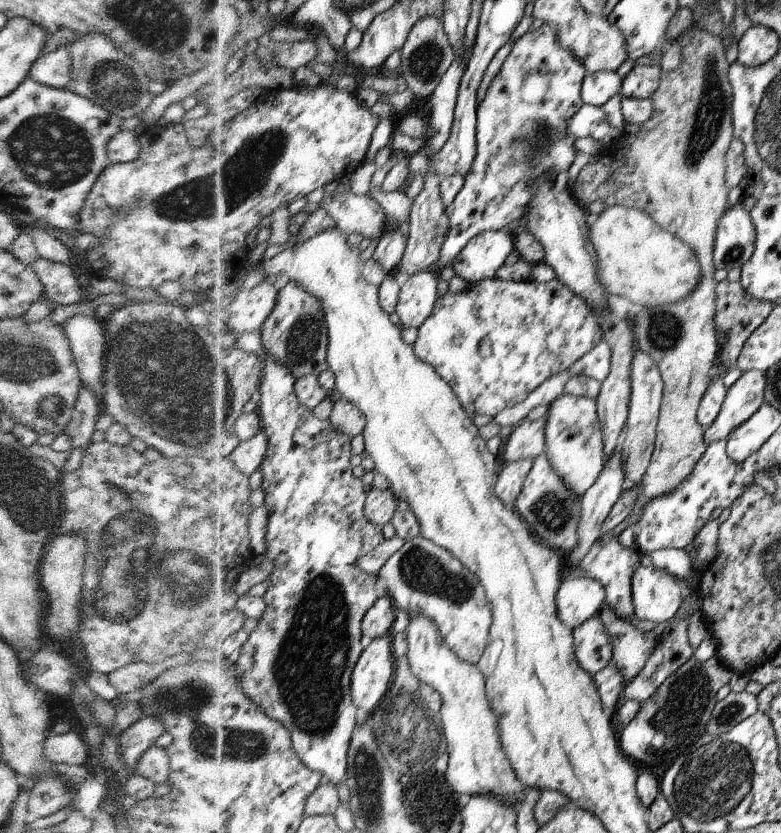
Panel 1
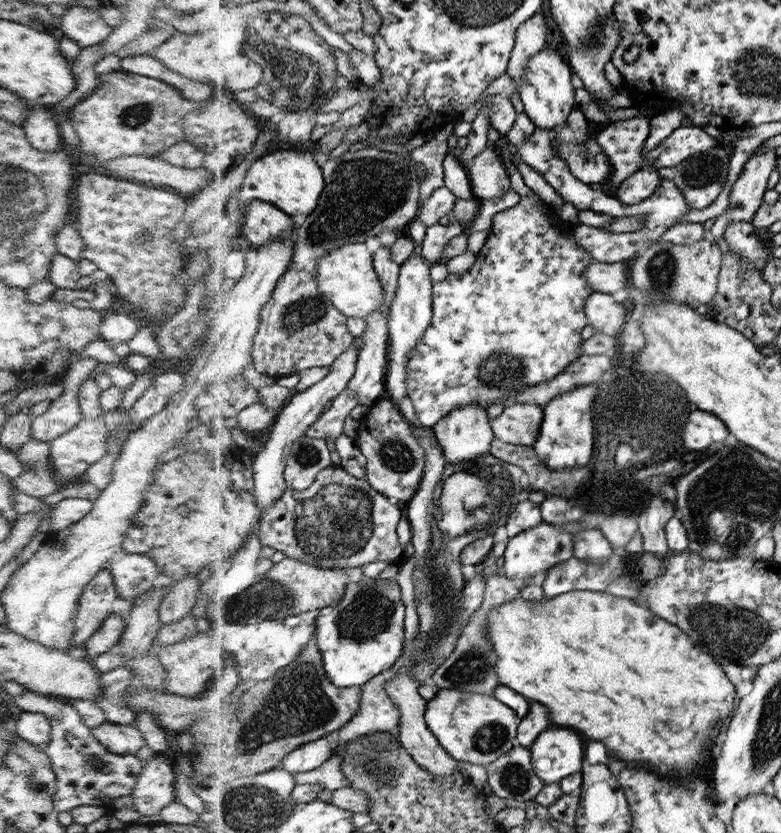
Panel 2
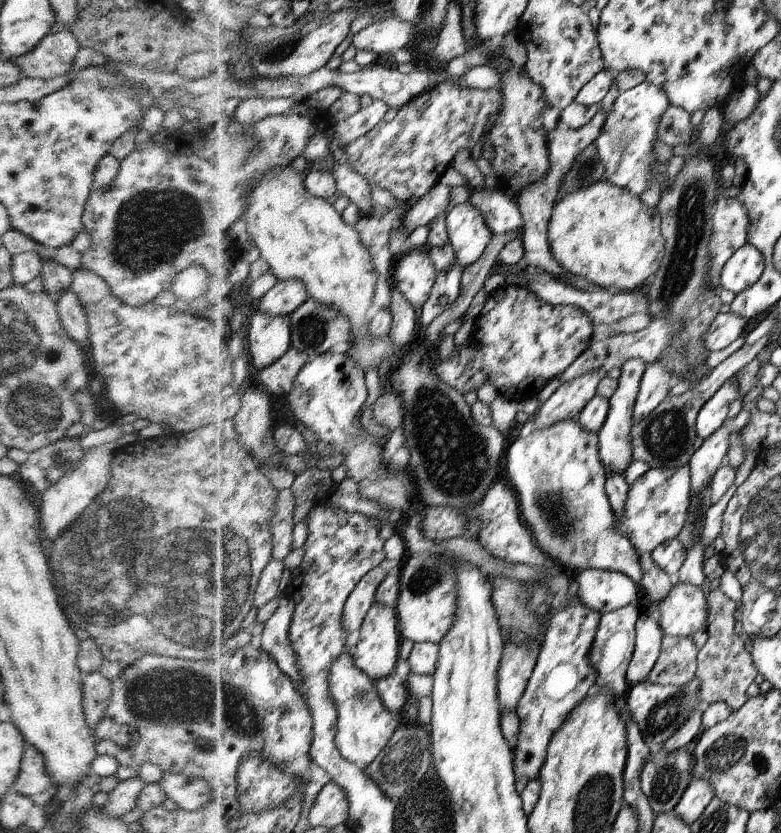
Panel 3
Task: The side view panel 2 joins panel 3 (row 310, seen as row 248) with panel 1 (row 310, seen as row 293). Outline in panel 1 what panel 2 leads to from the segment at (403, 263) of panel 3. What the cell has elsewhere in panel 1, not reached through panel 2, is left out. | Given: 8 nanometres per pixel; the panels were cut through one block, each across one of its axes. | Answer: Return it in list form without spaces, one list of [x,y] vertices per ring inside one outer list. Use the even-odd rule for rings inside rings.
[[[436,269],[403,280],[398,314],[405,329],[420,328],[434,314],[440,280]]]

